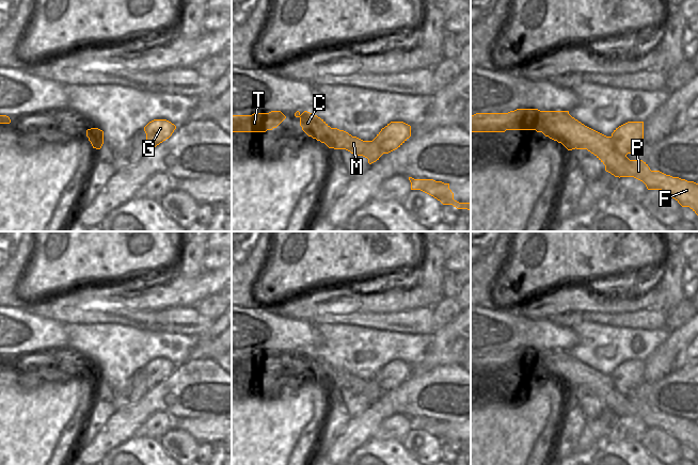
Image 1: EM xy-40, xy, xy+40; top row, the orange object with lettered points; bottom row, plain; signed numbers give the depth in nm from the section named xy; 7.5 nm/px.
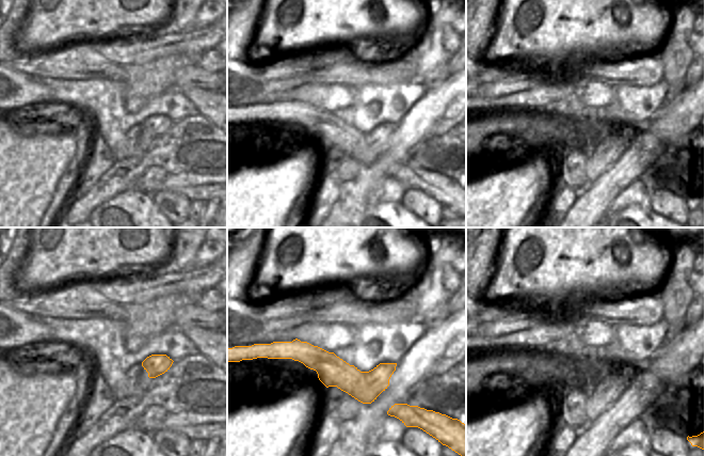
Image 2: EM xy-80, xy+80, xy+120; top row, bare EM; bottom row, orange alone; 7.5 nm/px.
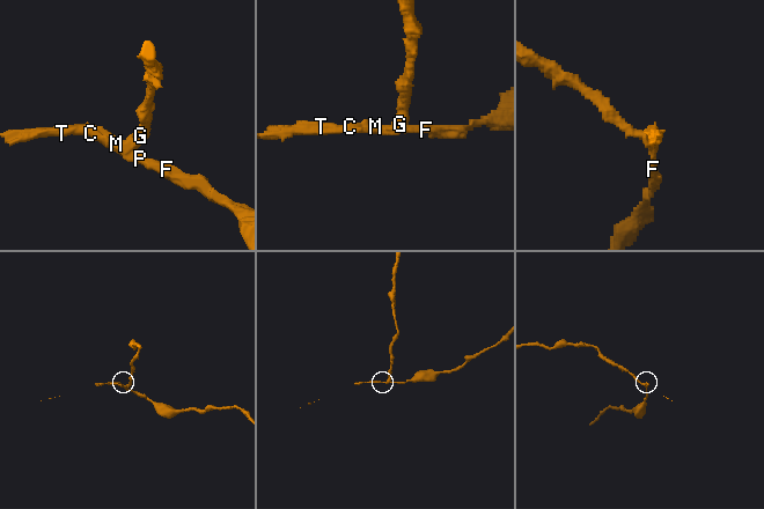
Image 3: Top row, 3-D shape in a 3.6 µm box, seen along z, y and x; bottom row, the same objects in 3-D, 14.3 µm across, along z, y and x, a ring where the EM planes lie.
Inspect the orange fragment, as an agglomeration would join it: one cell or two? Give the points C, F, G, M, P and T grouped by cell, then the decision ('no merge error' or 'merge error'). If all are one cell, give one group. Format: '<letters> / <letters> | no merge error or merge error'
C F M P T / G | merge error

